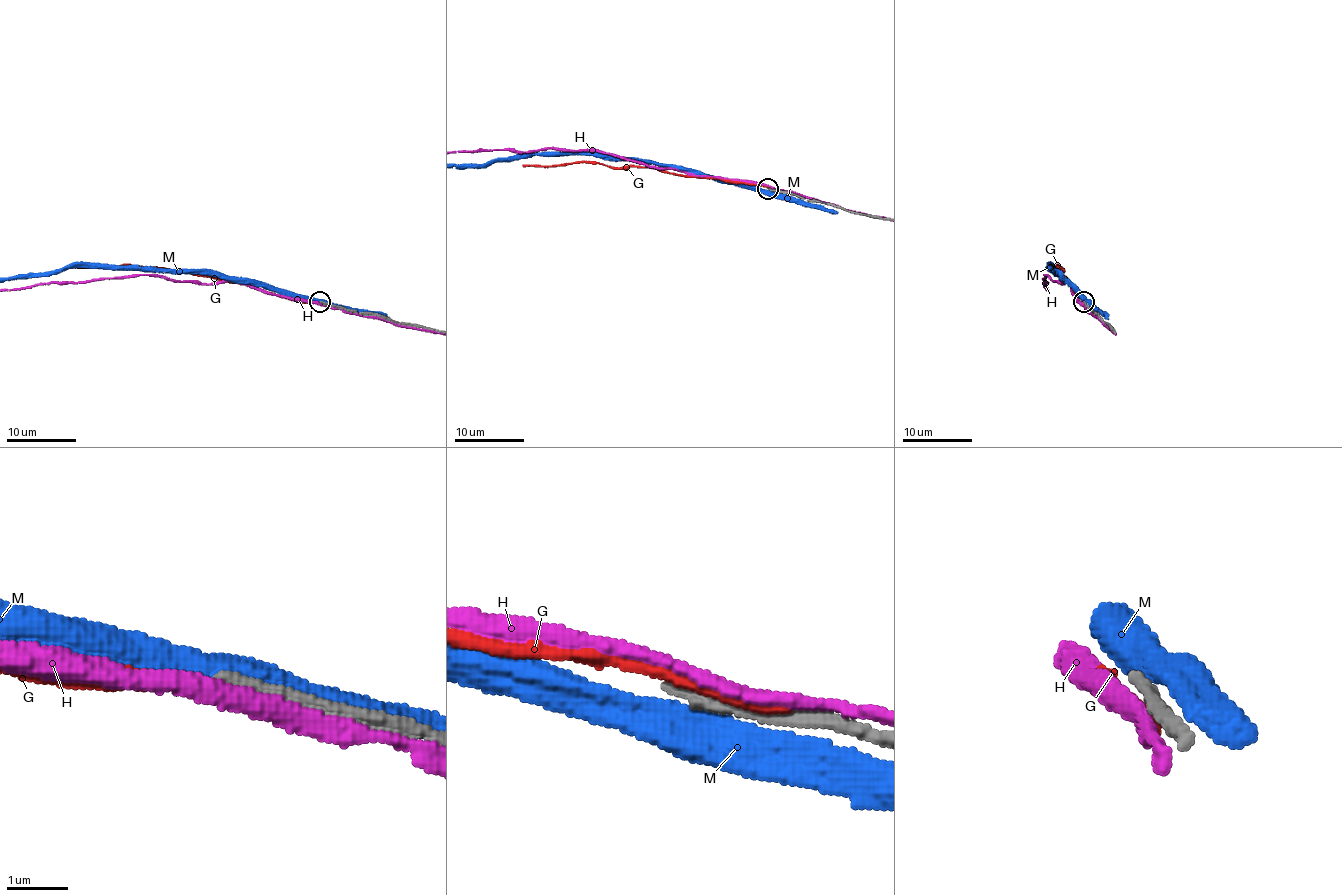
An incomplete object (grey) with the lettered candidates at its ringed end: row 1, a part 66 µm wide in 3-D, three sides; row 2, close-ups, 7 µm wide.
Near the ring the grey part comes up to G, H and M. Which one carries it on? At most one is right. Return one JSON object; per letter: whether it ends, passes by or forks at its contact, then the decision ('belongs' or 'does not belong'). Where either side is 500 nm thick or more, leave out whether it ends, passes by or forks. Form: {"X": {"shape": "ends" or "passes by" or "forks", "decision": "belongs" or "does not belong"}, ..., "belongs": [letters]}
{"G": {"shape": "ends", "decision": "does not belong"}, "H": {"shape": "passes by", "decision": "does not belong"}, "M": {"decision": "does not belong"}, "belongs": []}

